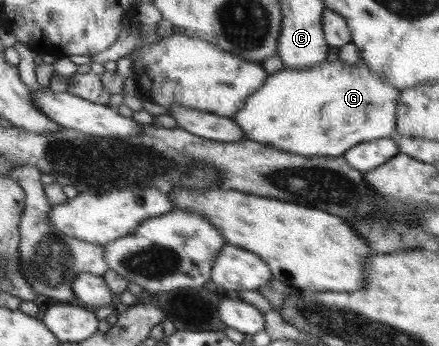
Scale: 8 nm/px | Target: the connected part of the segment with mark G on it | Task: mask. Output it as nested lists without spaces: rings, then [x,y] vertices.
[[[342,60],[323,61],[303,69],[283,68],[270,74],[266,81],[249,95],[244,105],[232,116],[247,139],[303,156],[338,157],[360,142],[391,137],[396,130],[396,108],[400,90],[379,78],[363,62],[350,65]]]

